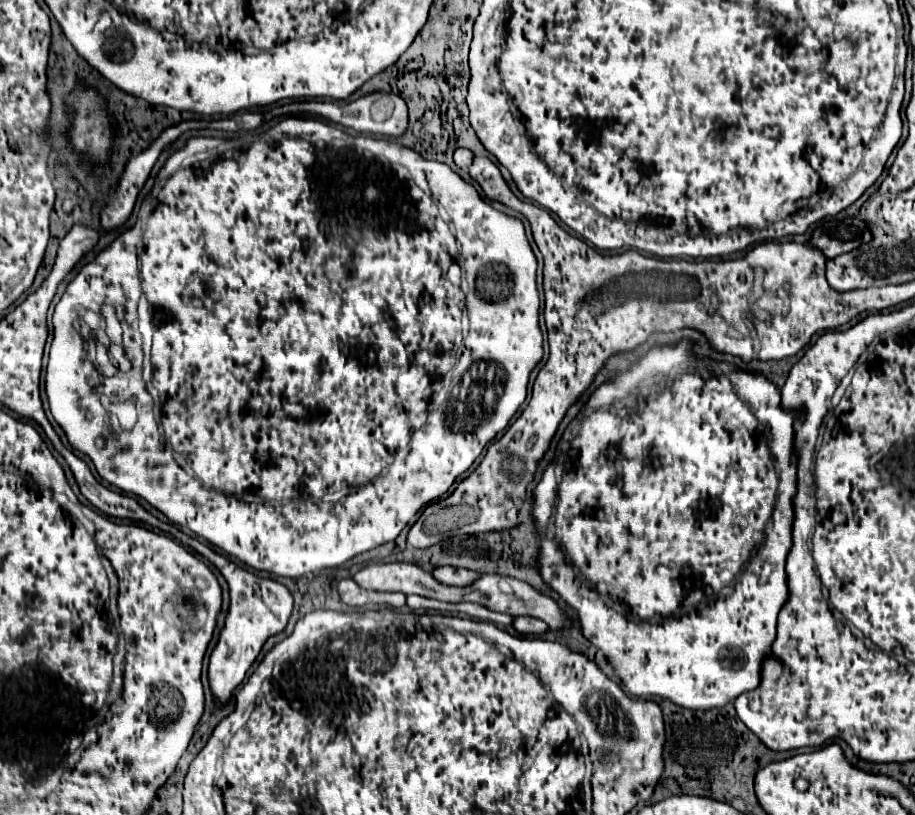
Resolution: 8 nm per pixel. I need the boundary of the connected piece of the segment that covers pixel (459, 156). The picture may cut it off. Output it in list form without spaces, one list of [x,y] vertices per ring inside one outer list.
[[[458,148],[458,150],[454,152],[454,162],[456,162],[456,166],[460,166],[462,170],[468,170],[468,166],[472,164],[472,160],[474,160],[474,154],[472,154],[470,150],[466,150],[466,148]]]

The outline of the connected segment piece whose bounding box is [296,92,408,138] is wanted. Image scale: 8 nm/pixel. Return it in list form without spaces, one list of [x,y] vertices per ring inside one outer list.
[[[374,92],[374,94],[362,96],[362,98],[354,100],[354,102],[348,102],[344,106],[338,106],[338,104],[332,104],[332,102],[296,102],[296,114],[300,114],[300,112],[324,116],[326,120],[342,124],[346,128],[352,128],[356,132],[382,134],[382,136],[392,136],[392,138],[402,136],[406,132],[406,128],[408,128],[406,102],[400,96],[388,94],[388,92]]]

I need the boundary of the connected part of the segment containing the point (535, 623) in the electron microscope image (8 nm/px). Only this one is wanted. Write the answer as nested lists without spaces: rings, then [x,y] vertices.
[[[518,616],[518,618],[514,618],[514,628],[520,634],[544,634],[544,632],[550,630],[546,622],[536,620],[532,616]]]

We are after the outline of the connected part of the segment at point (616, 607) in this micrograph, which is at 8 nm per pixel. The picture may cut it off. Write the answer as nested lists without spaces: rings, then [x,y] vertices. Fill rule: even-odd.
[[[682,342],[682,344],[678,344],[678,346],[674,346],[674,348],[670,348],[670,346],[664,346],[664,348],[652,348],[652,350],[650,350],[650,352],[648,352],[648,354],[646,354],[646,356],[644,356],[644,358],[642,358],[642,360],[640,360],[640,362],[638,362],[638,364],[634,364],[634,366],[632,366],[632,368],[630,368],[630,370],[626,370],[626,372],[622,372],[622,374],[620,374],[620,376],[615,376],[615,377],[614,377],[614,380],[613,380],[613,379],[612,379],[612,382],[610,382],[610,384],[602,384],[602,386],[600,386],[600,388],[598,388],[598,390],[596,390],[596,392],[594,392],[594,394],[592,394],[592,398],[590,398],[590,400],[588,400],[588,404],[586,404],[586,406],[583,406],[583,407],[582,407],[582,408],[581,408],[581,410],[580,410],[580,416],[578,416],[578,418],[576,418],[576,420],[574,420],[574,422],[576,422],[576,424],[578,424],[578,434],[576,434],[576,438],[574,438],[574,440],[572,440],[572,442],[570,442],[570,450],[568,450],[568,452],[564,452],[564,454],[558,454],[558,456],[556,456],[556,468],[554,468],[554,462],[552,462],[552,464],[550,464],[550,466],[548,466],[548,468],[546,468],[546,472],[544,472],[544,476],[542,476],[542,480],[540,480],[540,484],[538,484],[538,488],[536,488],[536,490],[534,490],[534,518],[536,518],[536,520],[538,520],[538,524],[540,524],[540,526],[542,526],[542,523],[544,523],[544,525],[545,525],[545,526],[542,526],[542,532],[544,532],[544,528],[546,528],[546,527],[547,527],[547,526],[548,526],[548,525],[549,525],[549,523],[550,523],[550,520],[551,520],[551,517],[552,517],[552,514],[553,514],[553,509],[554,509],[554,507],[555,507],[555,504],[556,504],[556,478],[558,478],[558,482],[560,482],[560,490],[558,490],[558,504],[556,504],[556,534],[554,534],[554,539],[552,539],[552,540],[542,540],[542,542],[540,542],[540,574],[542,574],[542,578],[544,578],[544,582],[546,582],[546,584],[548,584],[548,586],[550,586],[550,588],[554,588],[554,590],[556,590],[556,592],[558,592],[558,594],[560,594],[560,596],[562,596],[562,598],[564,598],[564,600],[566,600],[566,602],[568,602],[568,604],[570,604],[570,606],[572,606],[572,608],[576,608],[576,612],[578,612],[578,618],[580,618],[580,624],[582,624],[582,632],[584,632],[584,636],[586,636],[586,638],[588,638],[588,640],[590,640],[590,642],[592,642],[592,644],[594,644],[594,646],[596,646],[596,648],[600,648],[600,650],[602,650],[602,652],[604,652],[604,656],[606,656],[606,658],[608,658],[608,660],[610,660],[610,664],[612,664],[612,668],[614,668],[614,670],[616,670],[616,672],[618,672],[618,676],[620,676],[620,678],[622,678],[622,682],[624,682],[624,684],[626,684],[626,690],[628,690],[628,692],[630,692],[630,694],[636,694],[636,696],[644,696],[644,698],[648,698],[648,696],[662,696],[662,698],[670,698],[670,700],[672,700],[672,702],[674,702],[674,704],[678,704],[678,706],[684,706],[684,708],[690,708],[690,710],[710,710],[710,708],[718,708],[718,706],[724,706],[724,704],[728,704],[728,702],[732,702],[732,700],[734,700],[734,698],[736,698],[736,696],[740,696],[740,694],[742,694],[742,692],[748,692],[748,690],[752,690],[752,688],[756,688],[756,686],[758,686],[758,684],[760,684],[760,666],[762,666],[762,660],[764,660],[764,658],[766,658],[766,656],[768,656],[768,654],[770,654],[770,646],[772,646],[772,642],[774,642],[774,636],[776,636],[776,618],[778,618],[778,612],[780,612],[780,608],[782,608],[782,606],[784,606],[784,602],[786,602],[786,600],[788,600],[788,586],[786,586],[786,572],[784,572],[784,564],[786,564],[786,554],[788,554],[788,550],[790,550],[790,546],[792,546],[792,516],[794,516],[794,510],[792,510],[792,498],[794,498],[794,494],[796,494],[796,462],[794,462],[794,416],[792,416],[792,414],[788,414],[788,412],[784,412],[784,410],[782,410],[782,408],[780,408],[780,392],[778,392],[778,388],[776,388],[776,386],[774,386],[774,384],[772,384],[772,382],[768,382],[768,380],[766,380],[766,378],[764,378],[764,376],[760,376],[760,374],[746,374],[746,372],[742,372],[742,370],[738,370],[738,368],[736,368],[736,366],[732,366],[732,364],[726,364],[726,362],[720,362],[720,364],[718,364],[718,362],[712,362],[712,360],[706,360],[706,364],[704,364],[704,362],[690,362],[690,360],[688,360],[688,344],[686,344],[686,342]],[[758,422],[764,422],[764,426],[768,426],[768,446],[764,446],[764,438],[762,438],[762,430],[760,430],[760,424],[758,424]],[[772,458],[774,458],[774,462],[776,462],[776,474],[780,474],[780,470],[788,470],[788,474],[780,474],[780,490],[778,490],[778,496],[776,496],[776,488],[778,488],[778,476],[776,476],[776,474],[774,474],[774,466],[772,466]]]

